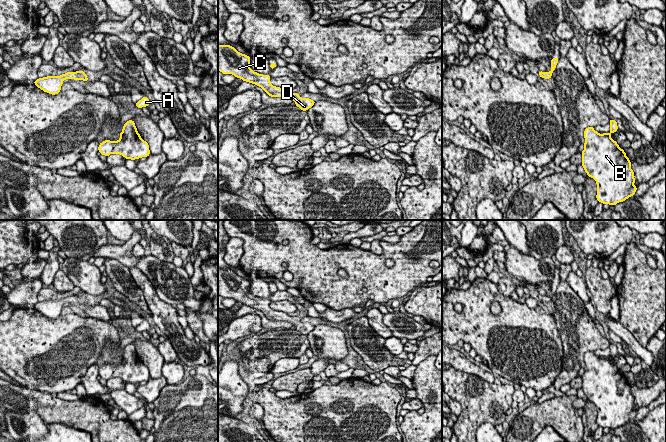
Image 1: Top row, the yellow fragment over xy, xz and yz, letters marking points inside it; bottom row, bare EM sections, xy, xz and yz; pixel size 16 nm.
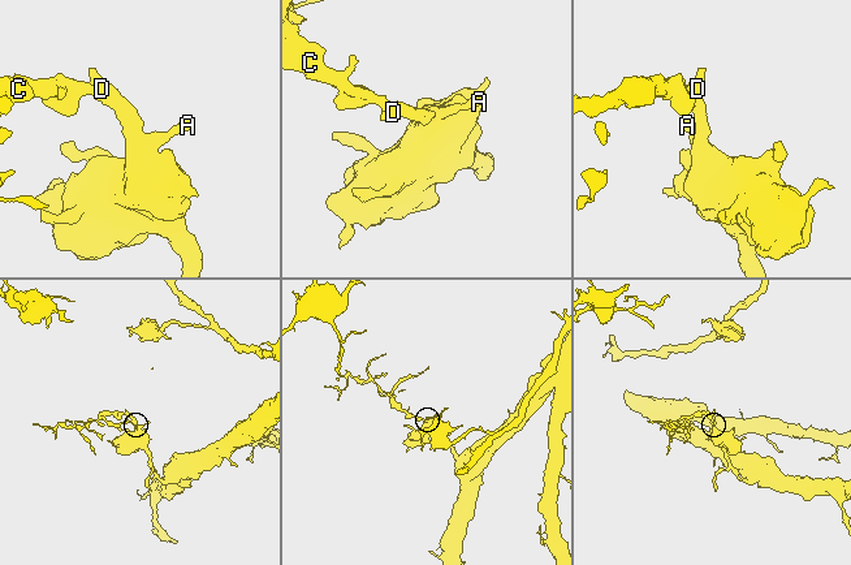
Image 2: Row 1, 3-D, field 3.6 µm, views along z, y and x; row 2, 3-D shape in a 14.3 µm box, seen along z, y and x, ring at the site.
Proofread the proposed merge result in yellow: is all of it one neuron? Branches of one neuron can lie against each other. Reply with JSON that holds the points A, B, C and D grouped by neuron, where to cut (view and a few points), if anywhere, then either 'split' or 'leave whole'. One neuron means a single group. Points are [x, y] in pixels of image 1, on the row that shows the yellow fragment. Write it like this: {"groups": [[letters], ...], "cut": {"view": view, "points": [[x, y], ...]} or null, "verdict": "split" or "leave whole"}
{"groups": [["A", "B", "C", "D"]], "cut": null, "verdict": "leave whole"}

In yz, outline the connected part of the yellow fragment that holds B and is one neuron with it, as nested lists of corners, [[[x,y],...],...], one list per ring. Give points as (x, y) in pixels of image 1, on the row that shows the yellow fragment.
[[[610,119],[609,124],[609,133],[600,134],[594,127],[584,130],[582,166],[587,175],[596,181],[598,202],[615,206],[634,196],[637,187],[629,158],[610,138],[618,130],[617,122]]]

